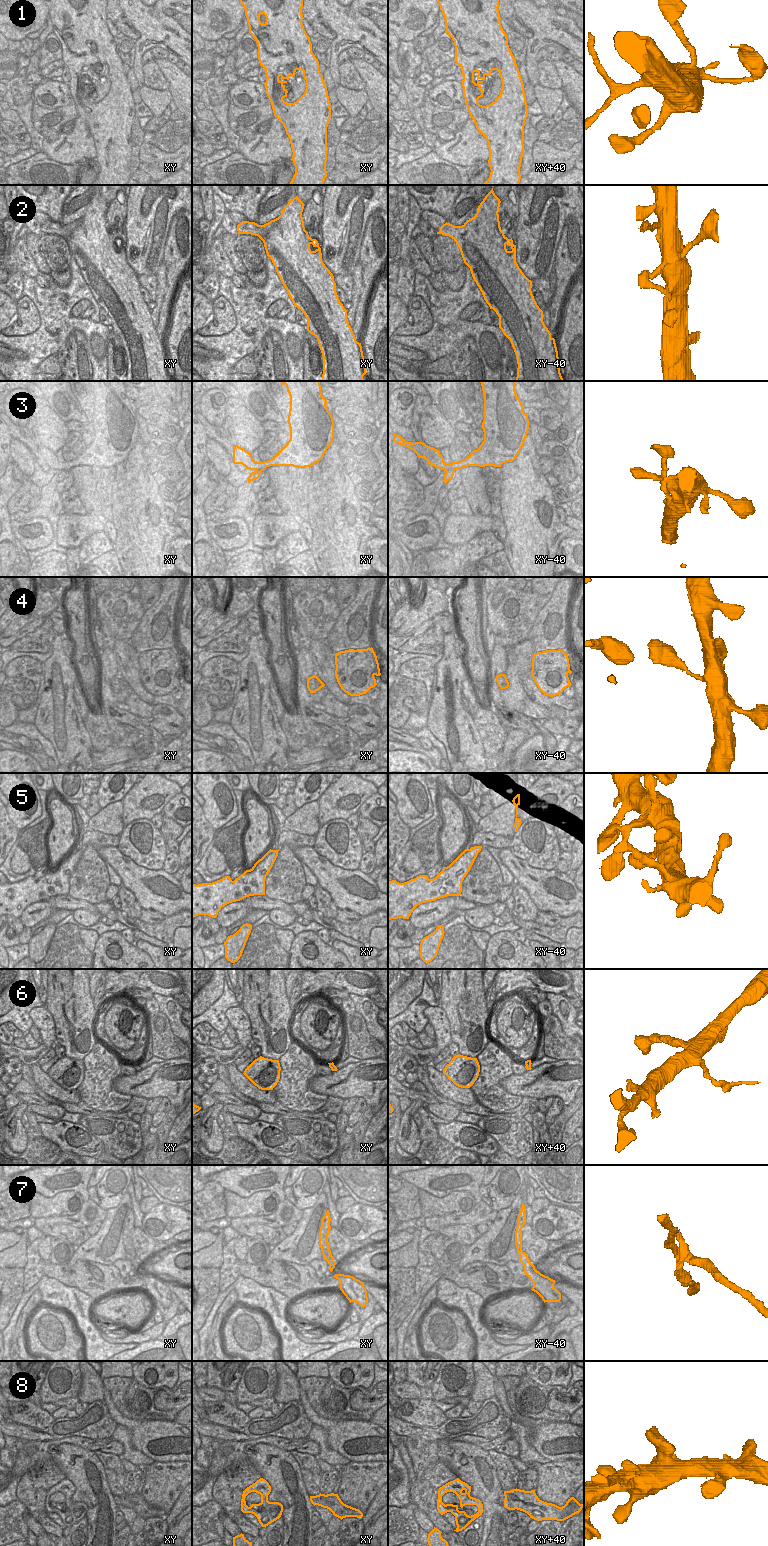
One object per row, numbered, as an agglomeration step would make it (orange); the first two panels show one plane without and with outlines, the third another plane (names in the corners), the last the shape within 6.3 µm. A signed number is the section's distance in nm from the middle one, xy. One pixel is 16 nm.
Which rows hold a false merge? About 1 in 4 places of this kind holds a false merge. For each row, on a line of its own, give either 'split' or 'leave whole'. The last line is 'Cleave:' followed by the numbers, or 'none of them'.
1: leave whole
2: leave whole
3: leave whole
4: leave whole
5: leave whole
6: split
7: split
8: leave whole
Cleave: 6, 7

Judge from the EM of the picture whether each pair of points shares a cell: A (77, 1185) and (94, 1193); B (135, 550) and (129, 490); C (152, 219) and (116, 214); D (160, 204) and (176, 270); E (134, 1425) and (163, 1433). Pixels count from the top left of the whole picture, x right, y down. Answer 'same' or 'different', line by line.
A: different
B: same
C: different
D: different
E: same

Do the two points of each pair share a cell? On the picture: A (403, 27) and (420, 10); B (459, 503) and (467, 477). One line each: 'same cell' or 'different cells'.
A: same cell
B: different cells

